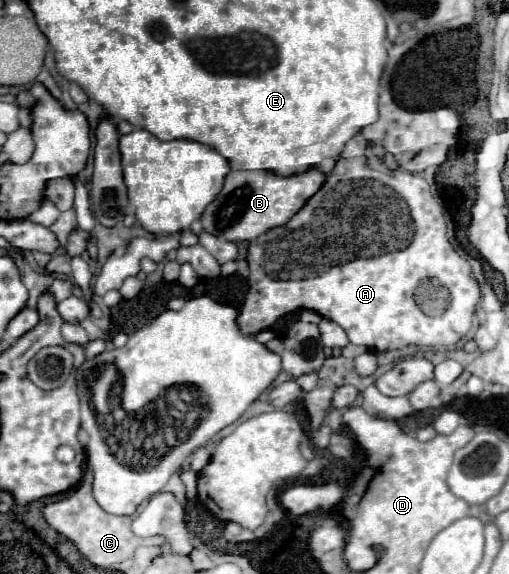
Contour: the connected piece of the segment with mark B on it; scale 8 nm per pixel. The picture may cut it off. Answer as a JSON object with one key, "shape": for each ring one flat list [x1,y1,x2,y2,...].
{"shape":[[314,167,300,175,280,177,272,171,230,171,220,195,206,207,202,225,208,233,226,241,254,241,262,233,286,225,306,201,324,185,326,175]]}

